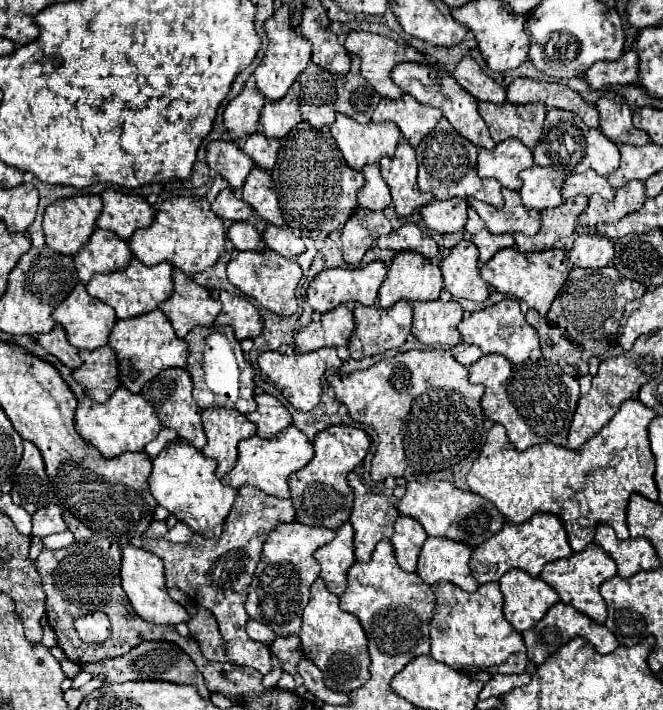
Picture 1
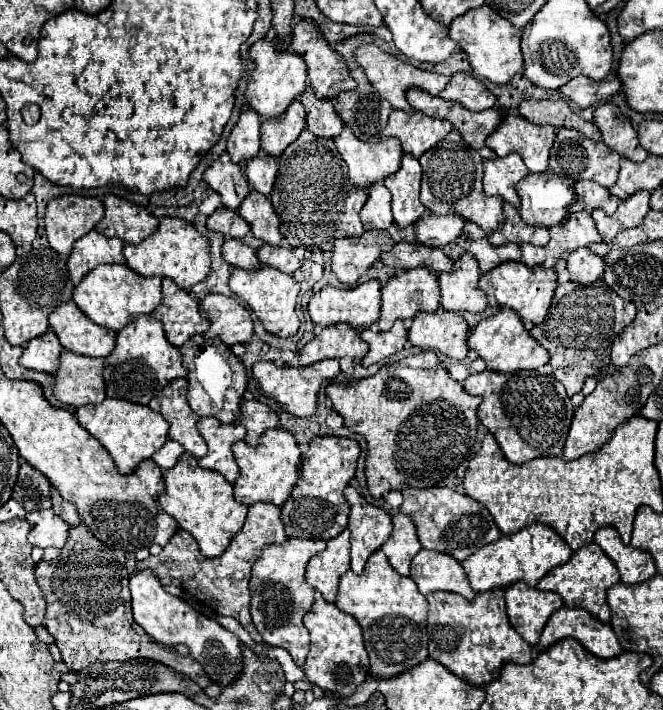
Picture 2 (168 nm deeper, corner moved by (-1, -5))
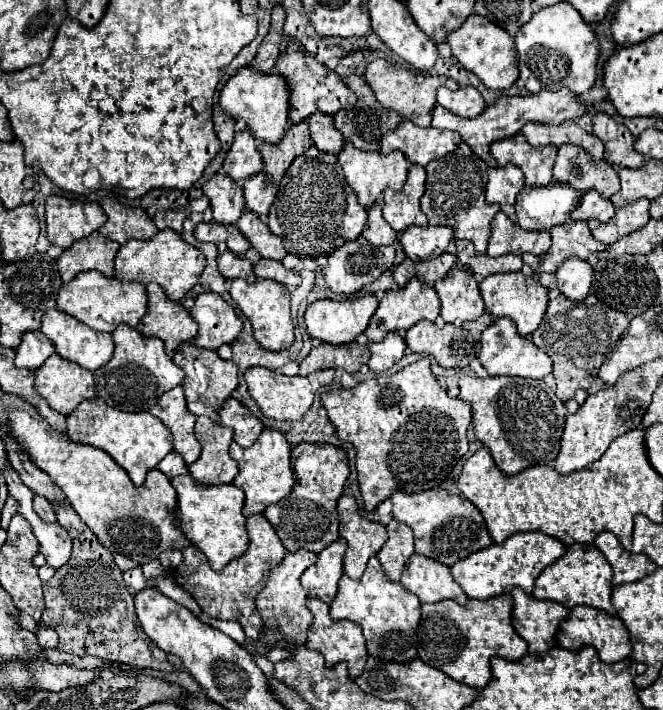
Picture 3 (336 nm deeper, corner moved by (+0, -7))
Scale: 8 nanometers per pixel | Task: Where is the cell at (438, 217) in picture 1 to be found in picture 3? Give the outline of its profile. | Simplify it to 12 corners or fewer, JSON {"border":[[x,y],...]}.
{"border":[[411,226],[399,236],[411,260],[441,256],[453,230]]}

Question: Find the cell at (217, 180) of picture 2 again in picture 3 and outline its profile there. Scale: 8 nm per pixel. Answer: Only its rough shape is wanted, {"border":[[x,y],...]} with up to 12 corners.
{"border":[[225,174],[203,186],[213,222],[235,224],[245,210],[243,188]]}

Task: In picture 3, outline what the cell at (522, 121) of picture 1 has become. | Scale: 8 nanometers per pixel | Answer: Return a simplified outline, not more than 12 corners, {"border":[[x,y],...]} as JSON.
{"border":[[523,134],[491,144],[499,166],[515,164],[527,186],[551,184],[555,146],[533,148]]}

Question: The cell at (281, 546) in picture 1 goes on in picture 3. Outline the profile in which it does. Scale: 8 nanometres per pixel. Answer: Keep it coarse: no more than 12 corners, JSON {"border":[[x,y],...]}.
{"border":[[287,554],[257,596],[265,628],[293,644],[313,622],[299,578],[317,560]]}

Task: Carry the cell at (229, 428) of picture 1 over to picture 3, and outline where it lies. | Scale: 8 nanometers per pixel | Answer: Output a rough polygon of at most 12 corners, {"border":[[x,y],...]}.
{"border":[[199,416],[203,450],[189,464],[201,484],[231,484],[237,462],[229,456],[233,430]]}

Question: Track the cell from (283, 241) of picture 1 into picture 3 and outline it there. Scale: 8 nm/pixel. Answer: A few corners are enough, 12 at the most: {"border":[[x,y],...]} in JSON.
{"border":[[261,258],[253,268],[257,278],[297,288],[301,278],[277,260]]}

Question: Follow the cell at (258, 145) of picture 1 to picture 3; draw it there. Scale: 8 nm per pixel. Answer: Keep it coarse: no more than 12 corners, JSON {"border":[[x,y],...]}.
{"border":[[257,174],[243,184],[245,208],[267,216],[277,188]]}

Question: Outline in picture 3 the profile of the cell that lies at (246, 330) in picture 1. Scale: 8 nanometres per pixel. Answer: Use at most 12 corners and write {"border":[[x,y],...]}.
{"border":[[215,292],[199,294],[189,314],[195,344],[235,342],[241,318]]}

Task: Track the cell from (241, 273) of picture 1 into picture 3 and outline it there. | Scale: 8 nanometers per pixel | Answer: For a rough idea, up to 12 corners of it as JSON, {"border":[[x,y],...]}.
{"border":[[231,282],[231,298],[269,352],[293,344],[289,290]]}

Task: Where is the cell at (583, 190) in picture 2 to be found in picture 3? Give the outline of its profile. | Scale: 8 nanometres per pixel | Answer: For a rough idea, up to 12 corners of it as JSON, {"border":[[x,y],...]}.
{"border":[[595,190],[581,198],[571,220],[609,222],[615,206]]}

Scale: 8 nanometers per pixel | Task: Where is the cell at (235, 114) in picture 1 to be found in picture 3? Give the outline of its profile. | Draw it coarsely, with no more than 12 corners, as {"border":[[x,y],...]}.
{"border":[[235,134],[223,170],[235,182],[263,170],[255,138]]}

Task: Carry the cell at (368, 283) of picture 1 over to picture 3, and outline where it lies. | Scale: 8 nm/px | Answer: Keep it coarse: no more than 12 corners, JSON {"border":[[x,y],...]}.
{"border":[[373,294],[317,300],[305,310],[311,338],[349,344],[365,332]]}

